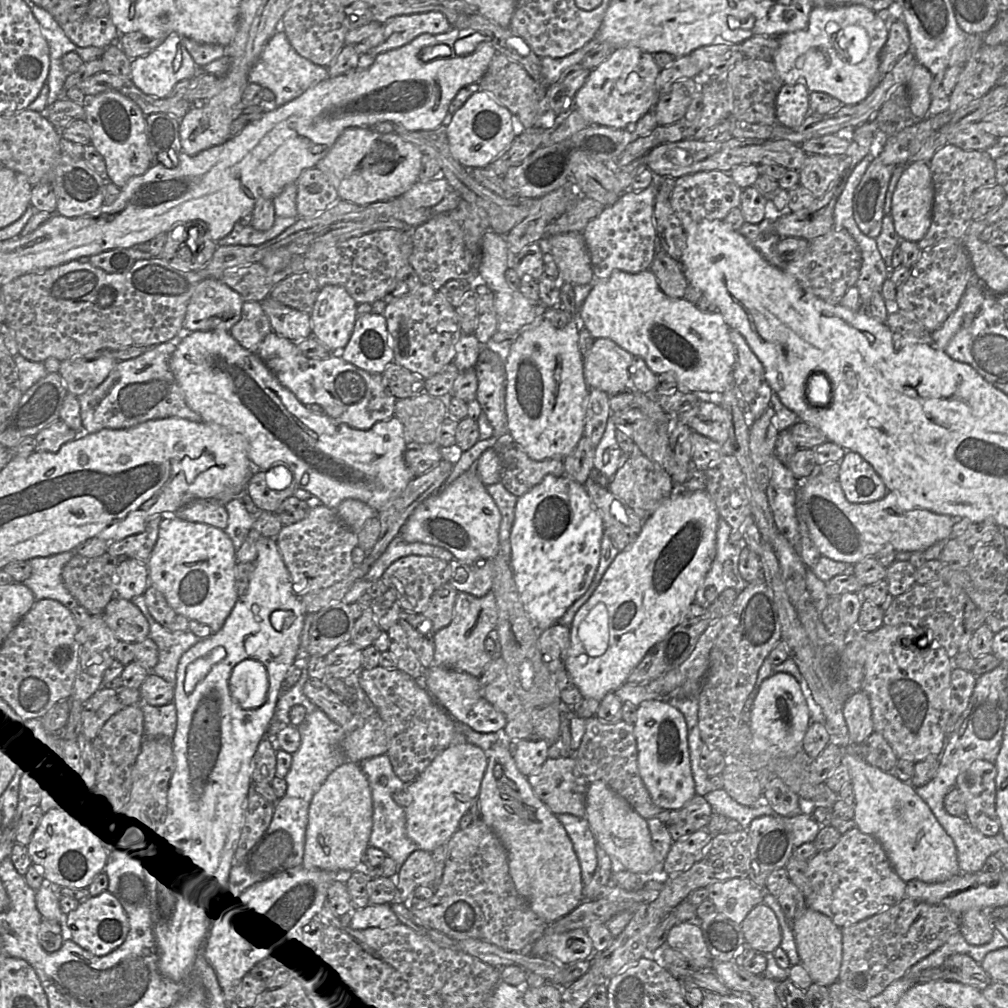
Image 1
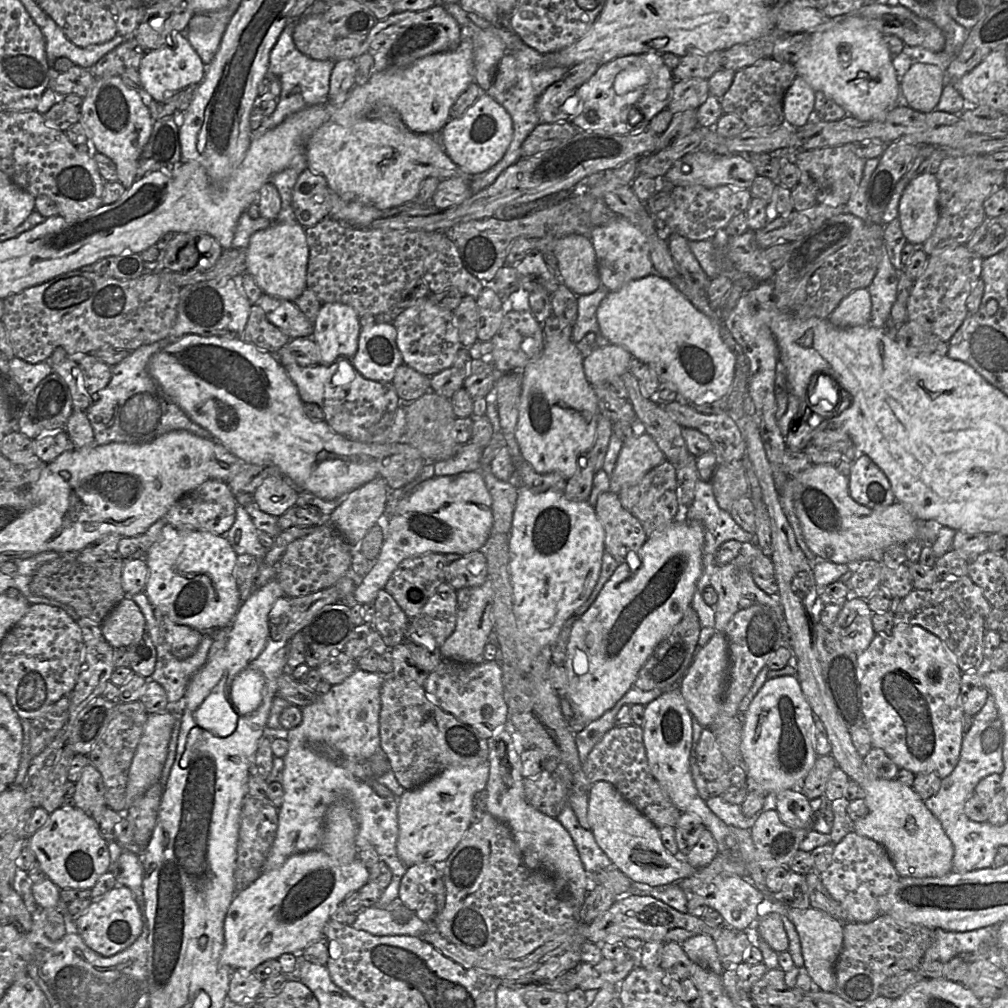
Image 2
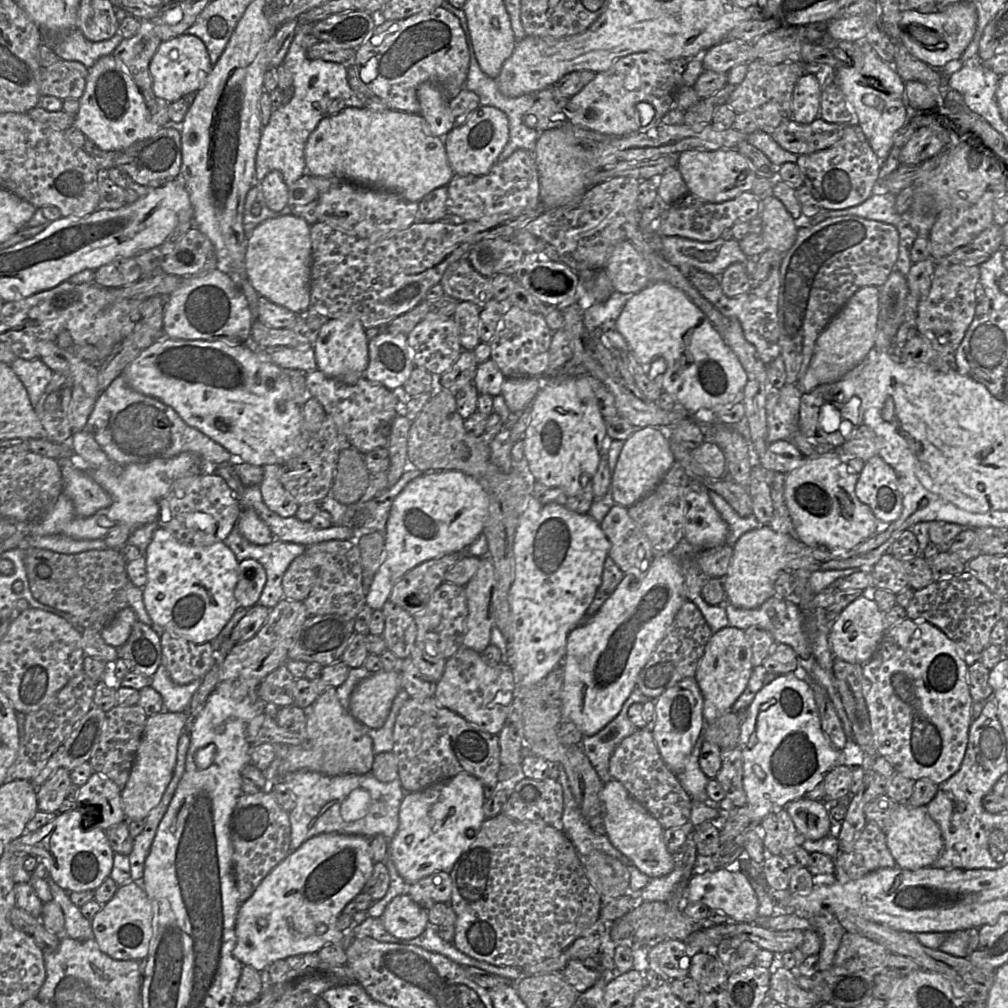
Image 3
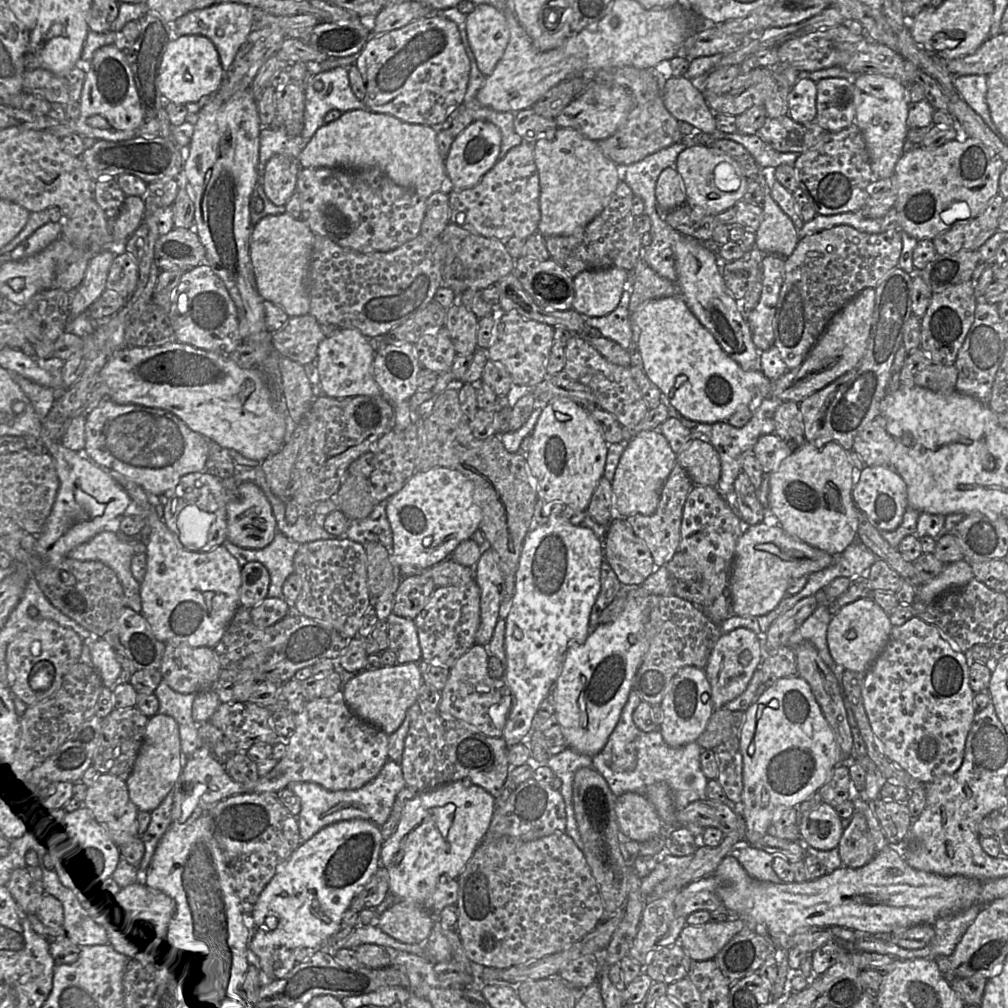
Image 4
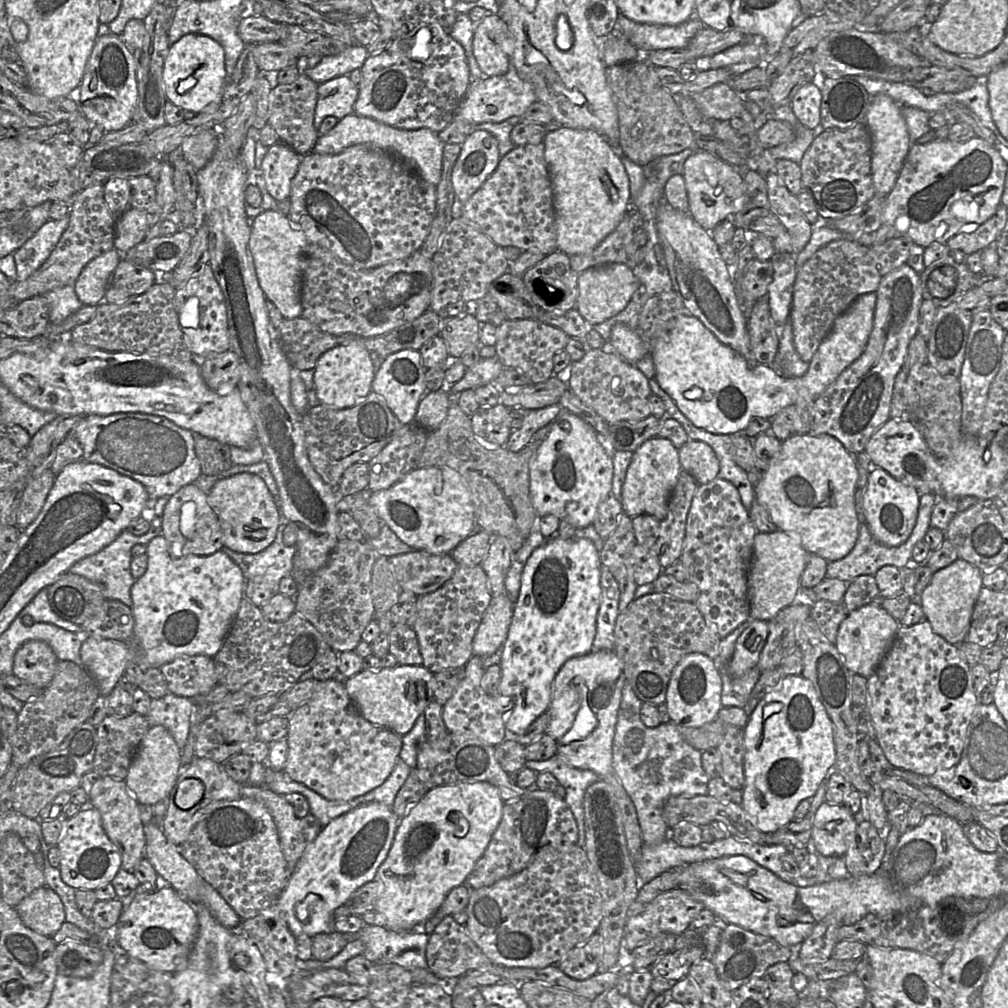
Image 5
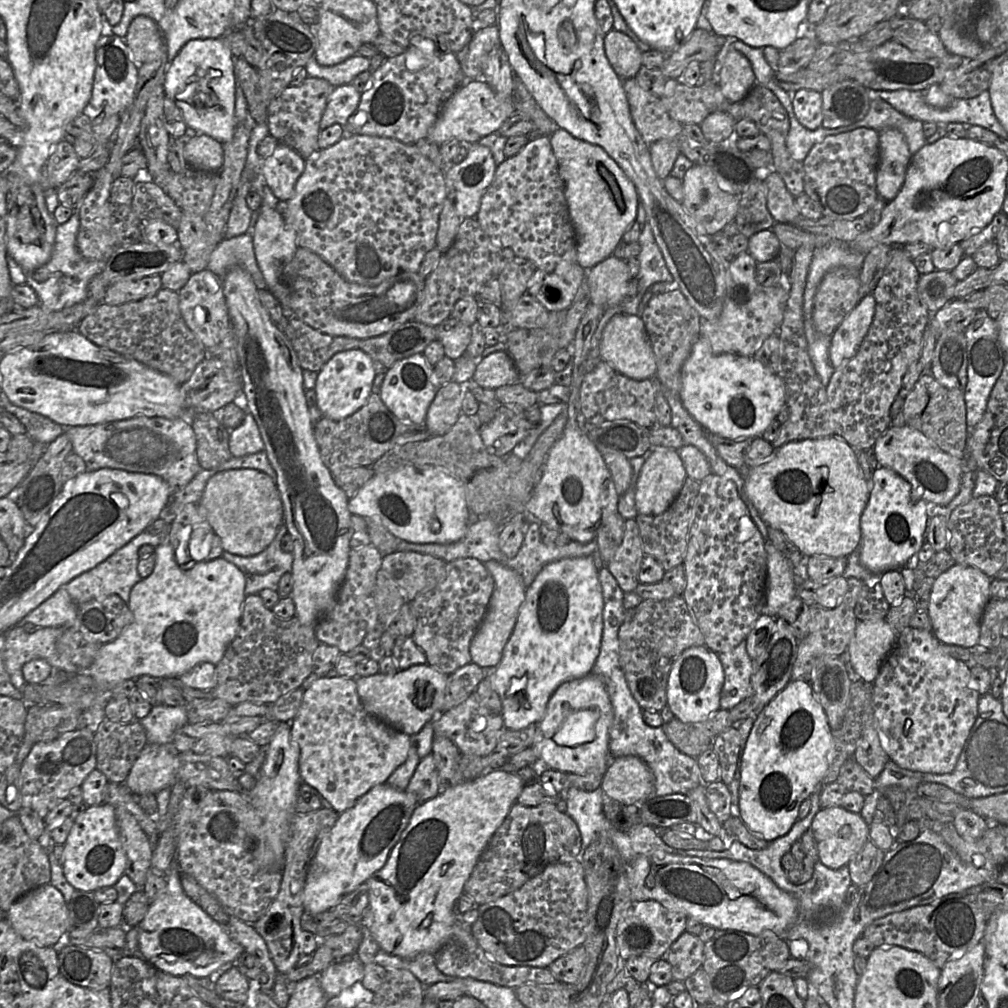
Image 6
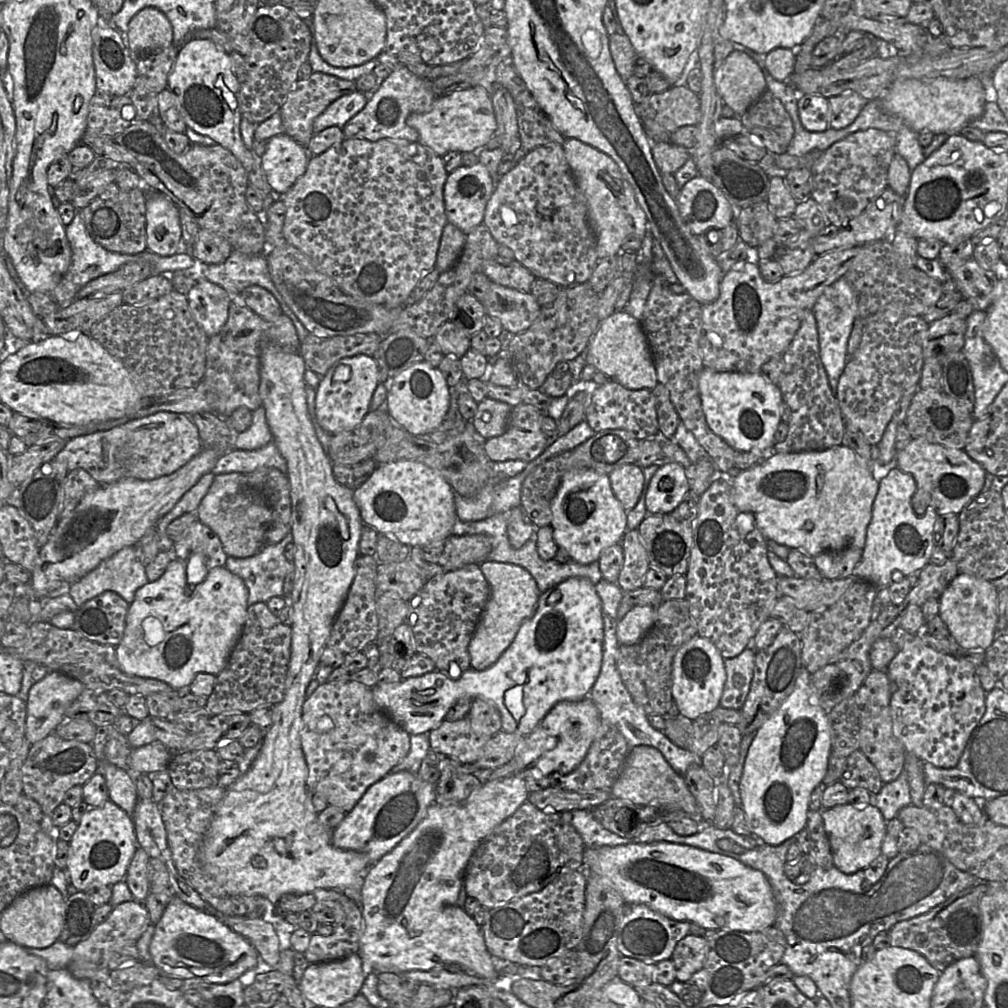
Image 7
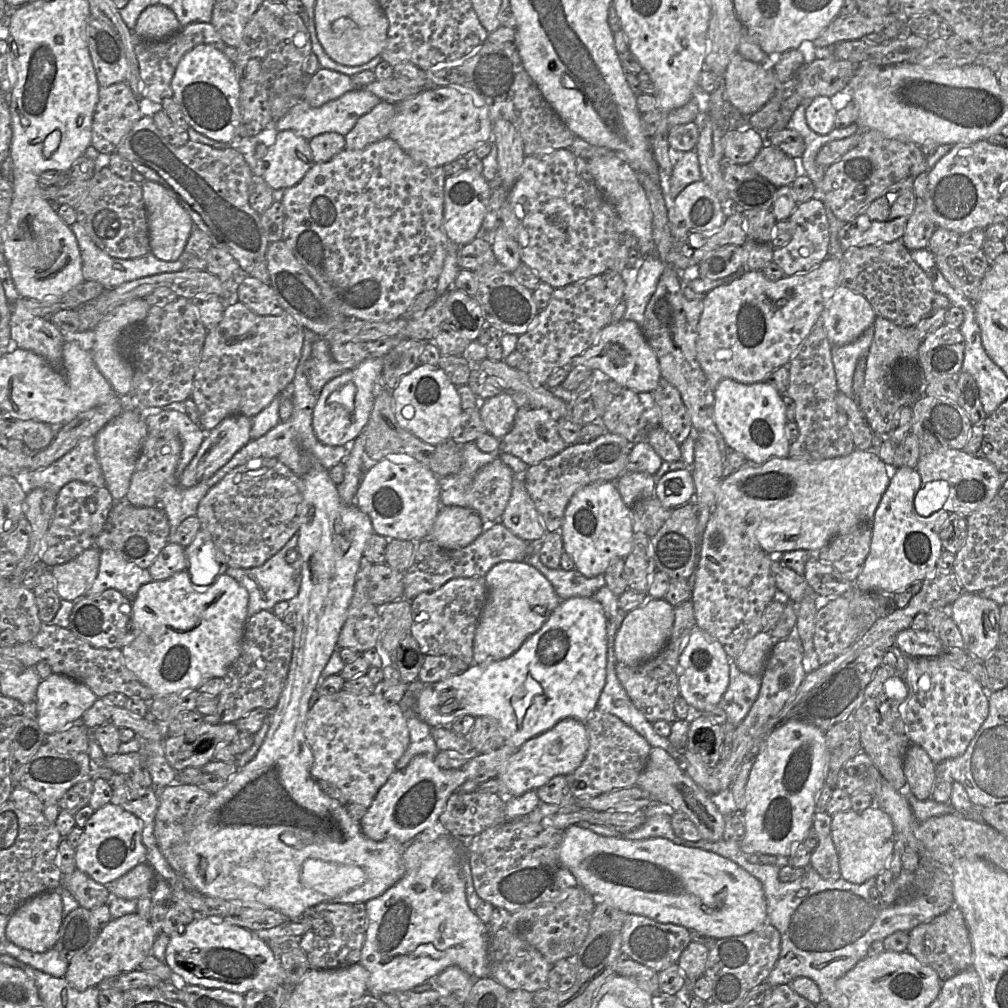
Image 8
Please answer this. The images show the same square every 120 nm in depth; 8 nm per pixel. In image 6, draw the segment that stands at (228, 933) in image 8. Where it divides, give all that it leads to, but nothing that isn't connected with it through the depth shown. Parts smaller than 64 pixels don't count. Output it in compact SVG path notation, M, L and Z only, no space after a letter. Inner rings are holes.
M176 857L165 878L166 890L150 902L145 917L136 925L139 948L144 959L165 973L199 978L215 976L234 965L242 953L242 946L229 936L222 924L215 921L185 894Z

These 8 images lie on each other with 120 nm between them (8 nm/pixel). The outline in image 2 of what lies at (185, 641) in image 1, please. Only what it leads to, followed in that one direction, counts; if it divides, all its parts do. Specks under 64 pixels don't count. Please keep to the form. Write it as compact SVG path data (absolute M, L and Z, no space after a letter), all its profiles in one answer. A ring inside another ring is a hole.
M139 592L133 596L126 596L131 597L132 600L139 606L141 609L145 622L146 622L146 631L149 633L153 644L155 645L156 651L157 651L157 661L155 665L155 670L152 673L151 680L159 683L165 690L167 694L167 699L170 704L177 703L181 698L184 697L187 686L190 682L190 679L192 676L203 667L203 665L208 660L208 653L209 649L214 641L212 636L210 635L202 635L200 644L196 650L196 652L189 658L180 660L176 658L172 652L170 651L170 646L166 642L165 638L160 632L160 629L157 625L154 612L153 612L153 606L151 605L147 595L145 592Z

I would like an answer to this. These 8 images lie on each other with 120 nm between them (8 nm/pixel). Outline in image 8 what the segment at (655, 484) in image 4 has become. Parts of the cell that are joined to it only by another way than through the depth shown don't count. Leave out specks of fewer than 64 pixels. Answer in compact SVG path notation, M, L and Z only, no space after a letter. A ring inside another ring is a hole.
M688 469L665 473L655 486L655 496L662 506L675 509L694 500L695 484Z

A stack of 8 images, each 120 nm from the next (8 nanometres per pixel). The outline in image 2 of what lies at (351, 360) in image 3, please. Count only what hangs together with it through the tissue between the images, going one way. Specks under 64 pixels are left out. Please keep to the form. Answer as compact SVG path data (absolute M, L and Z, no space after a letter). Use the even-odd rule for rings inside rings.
M324 303L313 325L312 339L320 349L321 364L330 365L338 358L351 360L356 354L362 326L353 307Z

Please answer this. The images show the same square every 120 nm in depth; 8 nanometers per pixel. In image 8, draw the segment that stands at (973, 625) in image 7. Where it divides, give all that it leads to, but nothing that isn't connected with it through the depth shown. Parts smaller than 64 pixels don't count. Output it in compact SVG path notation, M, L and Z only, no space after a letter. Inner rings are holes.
M963 592L951 605L951 618L958 626L966 651L987 658L999 643L1000 606L978 593Z

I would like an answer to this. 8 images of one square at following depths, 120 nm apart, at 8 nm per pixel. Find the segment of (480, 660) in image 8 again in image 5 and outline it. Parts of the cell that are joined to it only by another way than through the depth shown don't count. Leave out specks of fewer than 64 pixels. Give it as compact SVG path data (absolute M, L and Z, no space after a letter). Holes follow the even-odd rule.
M506 593L492 596L473 639L473 655L484 658L501 650L508 636L513 611L514 602Z

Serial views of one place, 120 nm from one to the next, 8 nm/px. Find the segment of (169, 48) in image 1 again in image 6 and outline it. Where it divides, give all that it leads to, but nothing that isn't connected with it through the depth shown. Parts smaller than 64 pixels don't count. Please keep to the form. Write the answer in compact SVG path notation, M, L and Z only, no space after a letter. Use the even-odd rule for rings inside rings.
M222 37L191 39L169 62L164 75L164 94L180 109L186 125L221 143L233 139L238 124L235 118L234 67L235 58Z

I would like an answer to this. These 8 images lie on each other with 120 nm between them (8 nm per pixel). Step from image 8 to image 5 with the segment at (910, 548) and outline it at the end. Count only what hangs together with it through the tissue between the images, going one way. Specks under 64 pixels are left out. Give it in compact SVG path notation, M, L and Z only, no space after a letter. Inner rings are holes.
M883 468L869 472L862 507L872 536L881 544L895 547L908 539L916 523L919 502L920 494L913 486L898 481Z

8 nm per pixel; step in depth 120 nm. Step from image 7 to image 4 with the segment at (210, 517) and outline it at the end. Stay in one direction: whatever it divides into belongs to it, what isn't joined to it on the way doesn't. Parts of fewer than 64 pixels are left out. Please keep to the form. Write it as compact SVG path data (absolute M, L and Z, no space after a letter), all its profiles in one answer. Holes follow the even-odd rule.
M243 482L234 491L228 492L226 511L227 540L247 549L262 549L272 542L276 534L276 519L271 504L257 485Z

